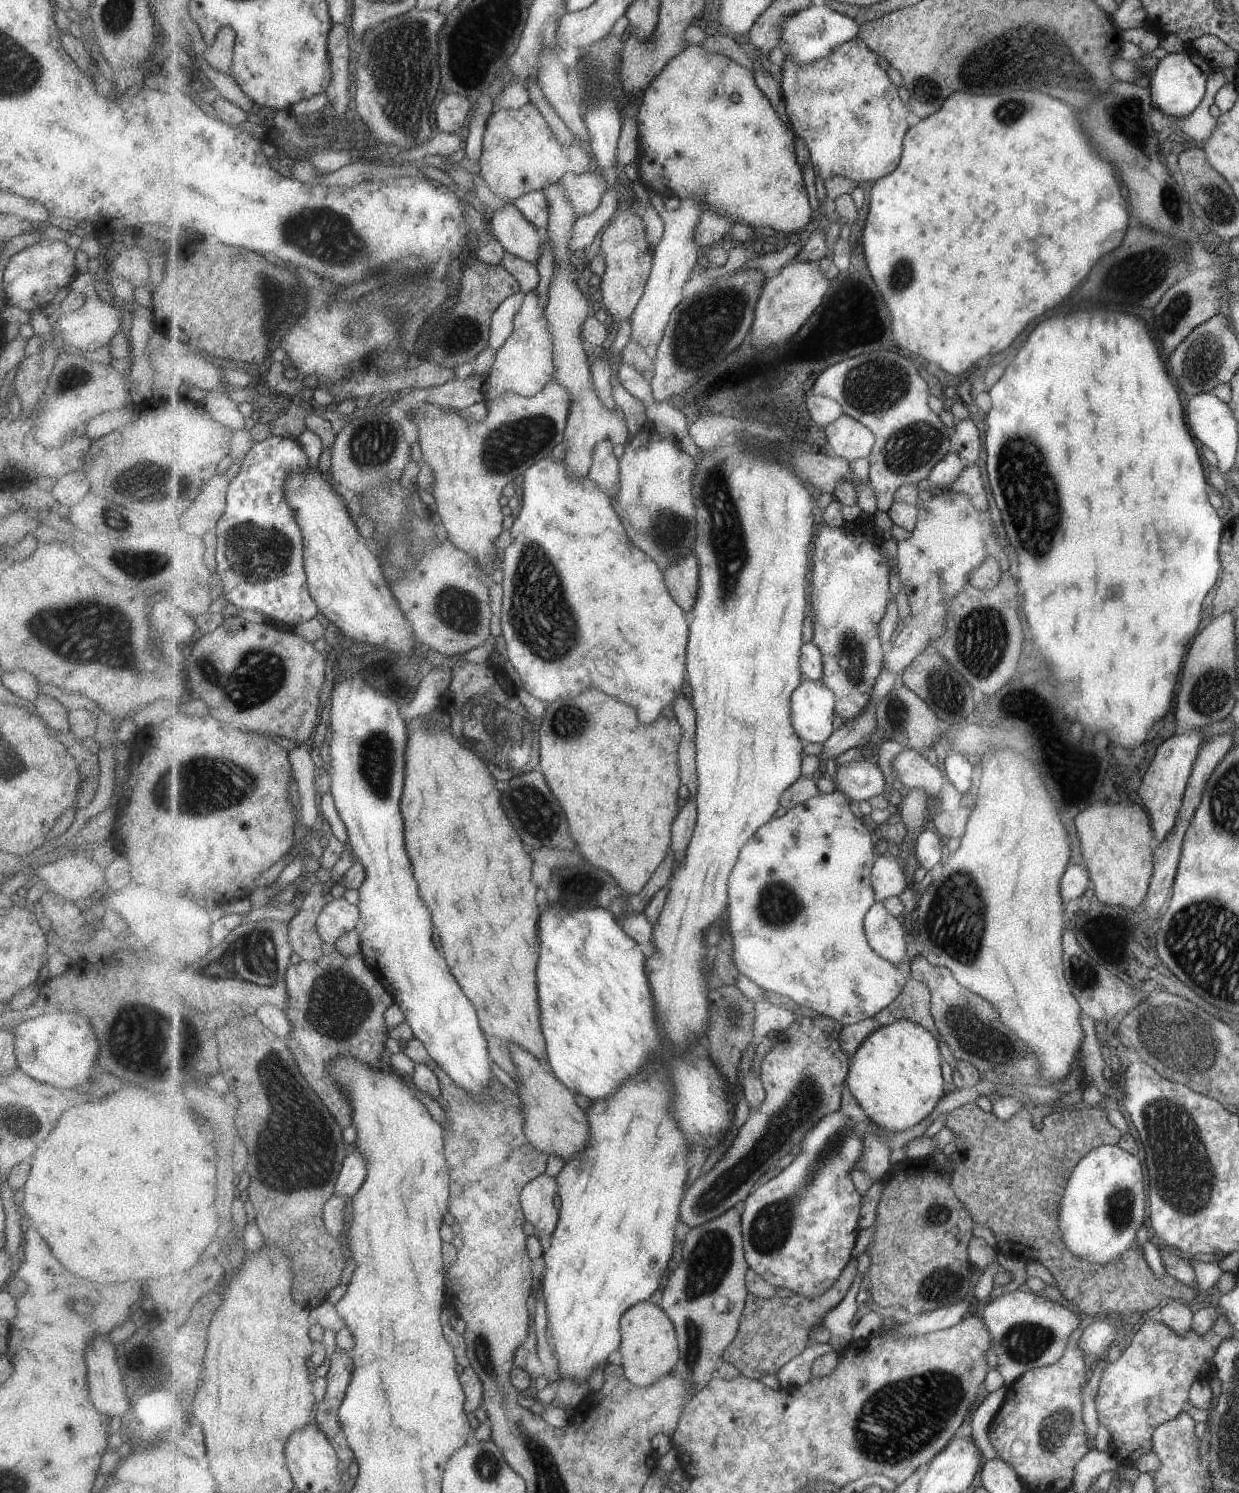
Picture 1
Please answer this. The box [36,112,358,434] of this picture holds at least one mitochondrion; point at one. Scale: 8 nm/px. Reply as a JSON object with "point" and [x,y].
{"point":[67,381]}

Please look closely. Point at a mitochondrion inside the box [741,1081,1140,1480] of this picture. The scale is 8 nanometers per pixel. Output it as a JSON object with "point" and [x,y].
{"point":[900,1421]}

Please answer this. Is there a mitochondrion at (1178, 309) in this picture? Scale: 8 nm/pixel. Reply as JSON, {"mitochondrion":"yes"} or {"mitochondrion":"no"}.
{"mitochondrion":"yes"}

